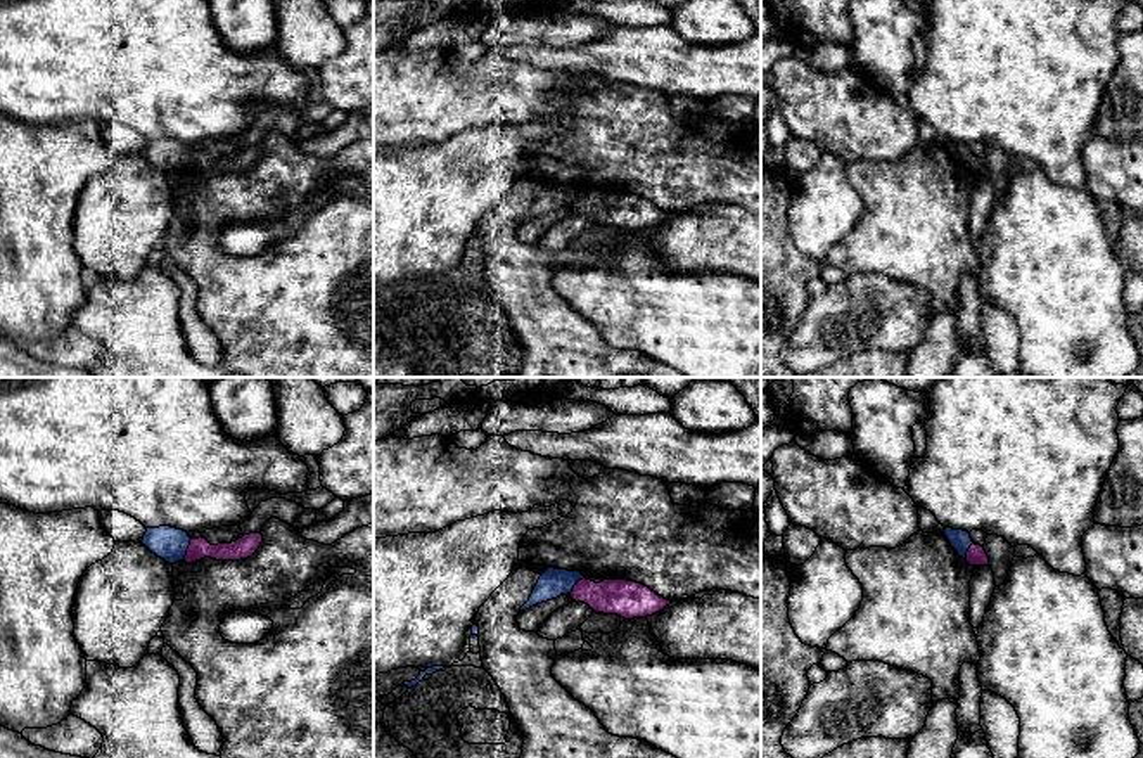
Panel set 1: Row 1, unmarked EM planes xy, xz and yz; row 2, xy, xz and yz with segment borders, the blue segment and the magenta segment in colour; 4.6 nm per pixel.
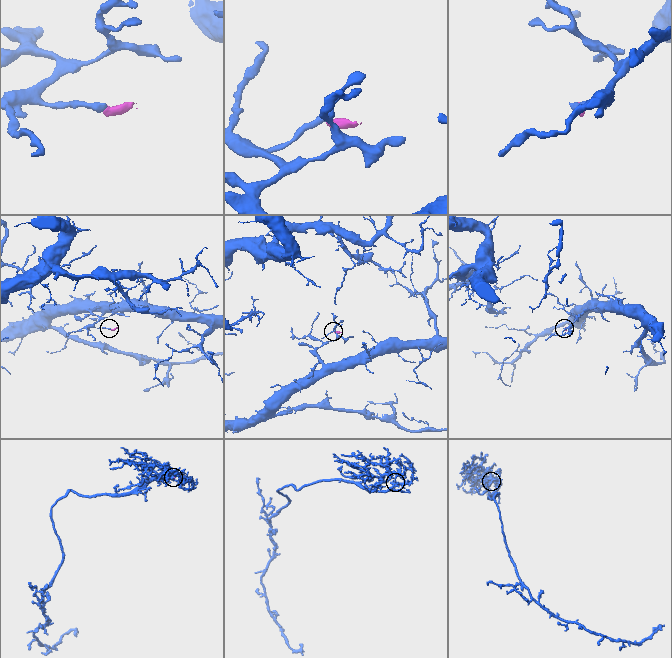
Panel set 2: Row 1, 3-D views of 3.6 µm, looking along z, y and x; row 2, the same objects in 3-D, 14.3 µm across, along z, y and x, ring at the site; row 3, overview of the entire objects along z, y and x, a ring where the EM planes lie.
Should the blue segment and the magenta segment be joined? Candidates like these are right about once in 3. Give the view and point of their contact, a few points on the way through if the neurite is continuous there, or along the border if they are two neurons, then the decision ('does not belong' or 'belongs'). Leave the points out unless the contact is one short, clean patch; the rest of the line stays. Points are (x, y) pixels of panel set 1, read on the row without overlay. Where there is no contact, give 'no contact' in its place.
contact xy (187, 160); border xy (192, 151), (184, 172); does not belong

